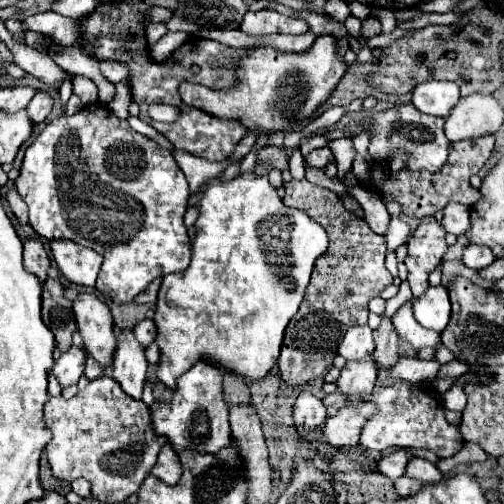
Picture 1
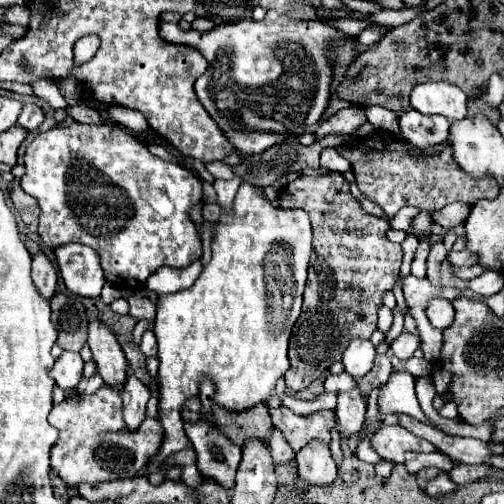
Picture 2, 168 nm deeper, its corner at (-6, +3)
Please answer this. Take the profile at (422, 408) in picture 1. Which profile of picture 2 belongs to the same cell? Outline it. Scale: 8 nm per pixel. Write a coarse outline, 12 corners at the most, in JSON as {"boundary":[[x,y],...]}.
{"boundary":[[401,424],[381,426],[371,448],[385,460],[401,464],[405,452],[437,448]]}

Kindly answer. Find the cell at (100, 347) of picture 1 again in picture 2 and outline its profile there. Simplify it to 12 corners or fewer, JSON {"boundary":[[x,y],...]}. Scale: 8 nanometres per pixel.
{"boundary":[[91,320],[87,344],[103,382],[119,388],[127,360],[113,330]]}

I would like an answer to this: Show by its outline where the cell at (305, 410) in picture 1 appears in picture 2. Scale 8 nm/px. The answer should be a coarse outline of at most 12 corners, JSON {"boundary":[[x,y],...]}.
{"boundary":[[311,440],[295,456],[299,476],[327,486],[337,476],[329,444]]}

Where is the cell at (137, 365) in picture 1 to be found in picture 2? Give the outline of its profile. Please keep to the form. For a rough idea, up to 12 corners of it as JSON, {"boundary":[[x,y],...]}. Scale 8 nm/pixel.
{"boundary":[[129,374],[121,388],[125,424],[145,418],[151,390]]}

